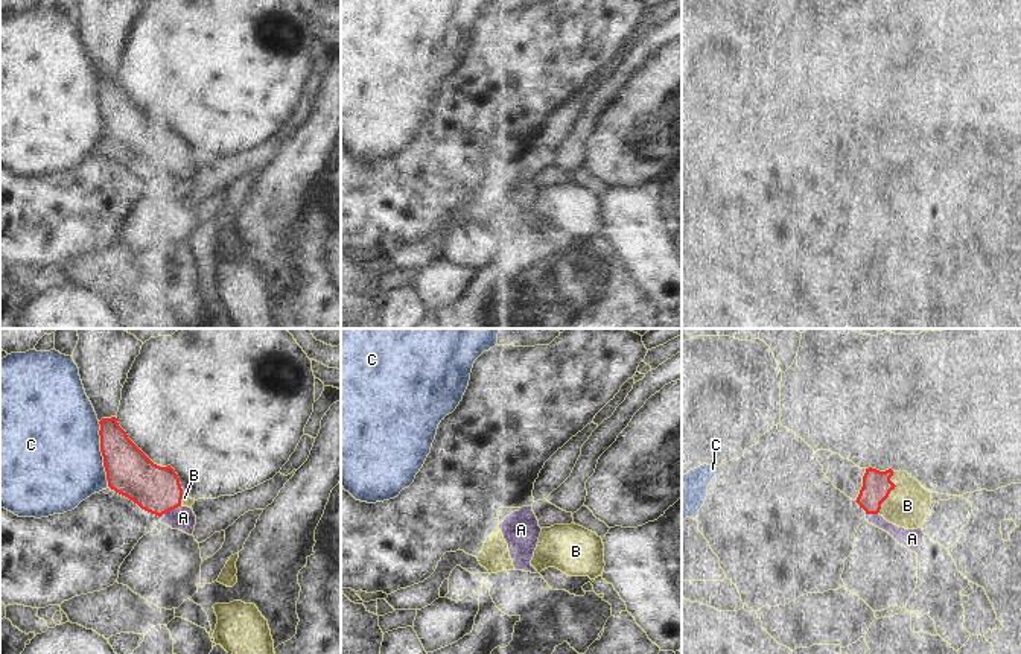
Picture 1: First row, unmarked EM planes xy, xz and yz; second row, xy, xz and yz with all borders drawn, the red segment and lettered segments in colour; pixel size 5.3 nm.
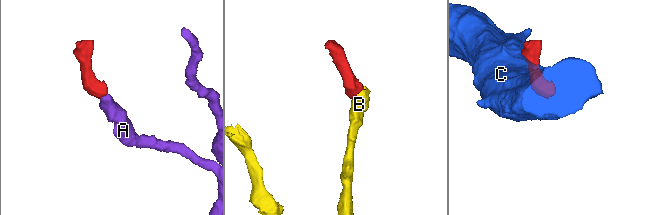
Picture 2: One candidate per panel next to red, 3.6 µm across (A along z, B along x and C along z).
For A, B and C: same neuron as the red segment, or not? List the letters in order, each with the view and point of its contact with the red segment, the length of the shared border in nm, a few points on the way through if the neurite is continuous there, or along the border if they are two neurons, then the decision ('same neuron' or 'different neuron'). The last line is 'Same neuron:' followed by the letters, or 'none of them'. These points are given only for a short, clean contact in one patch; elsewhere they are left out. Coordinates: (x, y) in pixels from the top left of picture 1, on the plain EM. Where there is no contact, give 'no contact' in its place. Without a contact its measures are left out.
A: xy (171, 169) | 130 nm | along xy (181, 165), (160, 175) | different neuron
B: yz (889, 152) | 240 nm | across yz (877, 145), (889, 152), (907, 165) | same neuron
C: xy (102, 114) | 360 nm | different neuron
Same neuron: B

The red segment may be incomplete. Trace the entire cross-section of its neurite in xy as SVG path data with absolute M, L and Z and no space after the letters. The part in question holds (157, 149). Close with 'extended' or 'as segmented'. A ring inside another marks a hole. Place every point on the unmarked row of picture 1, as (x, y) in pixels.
M102 78L100 111L108 146L128 157L142 169L161 176L163 173L195 163L183 154L175 129L154 123L119 85L117 78Z; extended

